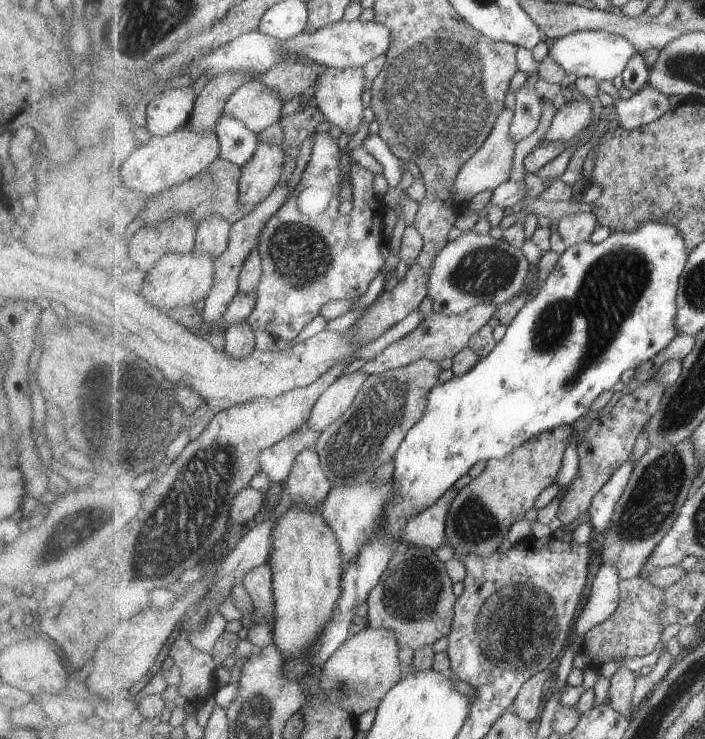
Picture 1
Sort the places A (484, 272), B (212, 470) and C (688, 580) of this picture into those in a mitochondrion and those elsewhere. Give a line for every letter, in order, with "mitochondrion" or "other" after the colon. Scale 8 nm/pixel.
A: mitochondrion
B: mitochondrion
C: other

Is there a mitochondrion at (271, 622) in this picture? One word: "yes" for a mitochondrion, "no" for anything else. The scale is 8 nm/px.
no

